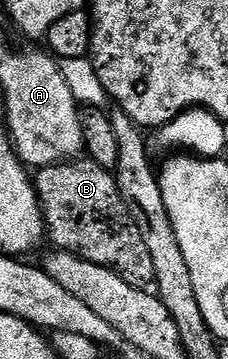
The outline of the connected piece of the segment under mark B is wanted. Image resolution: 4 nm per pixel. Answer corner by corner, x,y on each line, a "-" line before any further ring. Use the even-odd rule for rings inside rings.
90,158
65,160
34,173
35,193
43,210
46,235
61,252
72,252
85,262
113,270
129,286
150,289
155,283
153,261
117,190
114,175

